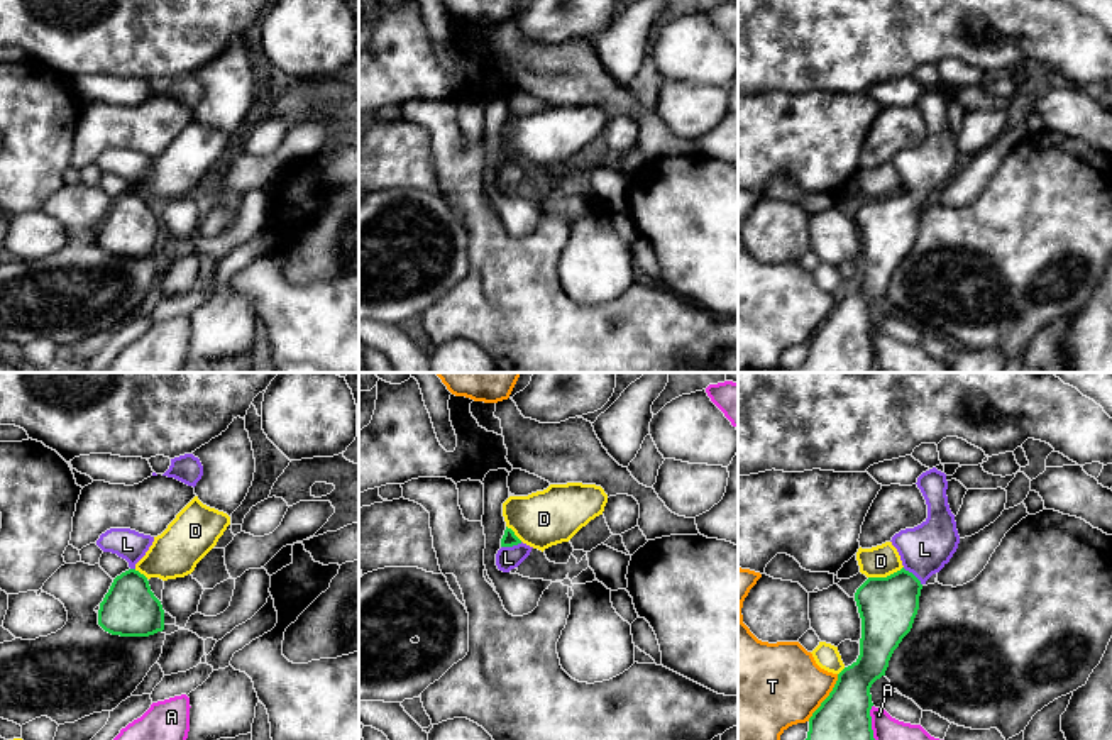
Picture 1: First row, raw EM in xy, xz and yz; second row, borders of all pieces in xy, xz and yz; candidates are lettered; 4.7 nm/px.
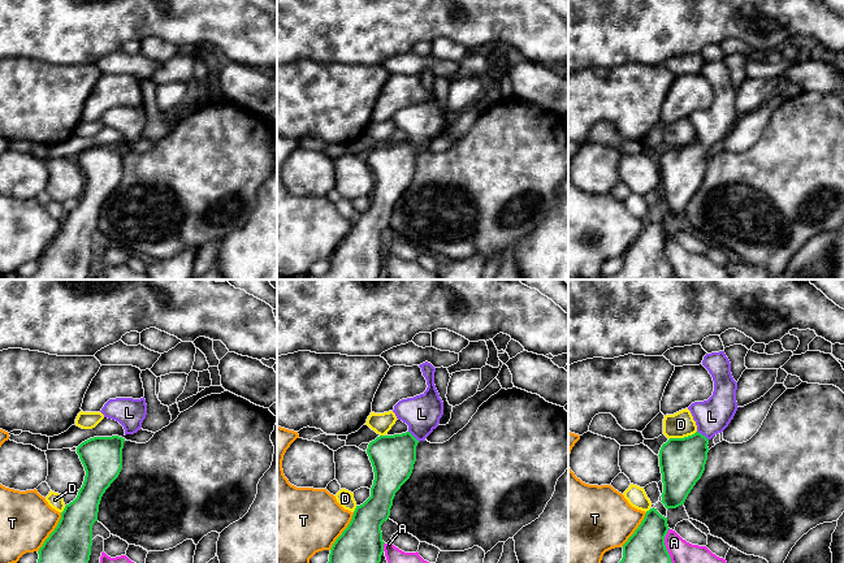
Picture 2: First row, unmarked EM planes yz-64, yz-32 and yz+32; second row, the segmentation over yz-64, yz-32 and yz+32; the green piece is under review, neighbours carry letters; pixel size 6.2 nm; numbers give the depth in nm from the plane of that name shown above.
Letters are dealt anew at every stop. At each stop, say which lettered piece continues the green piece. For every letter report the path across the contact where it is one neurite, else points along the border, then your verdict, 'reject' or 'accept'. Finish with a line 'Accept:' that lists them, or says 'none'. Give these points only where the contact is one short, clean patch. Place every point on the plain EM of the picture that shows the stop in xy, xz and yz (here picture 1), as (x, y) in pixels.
A: reject
D: reject
L: across xz (510, 160), (511, 166), (508, 178) | accept
T: reject
Accept: L

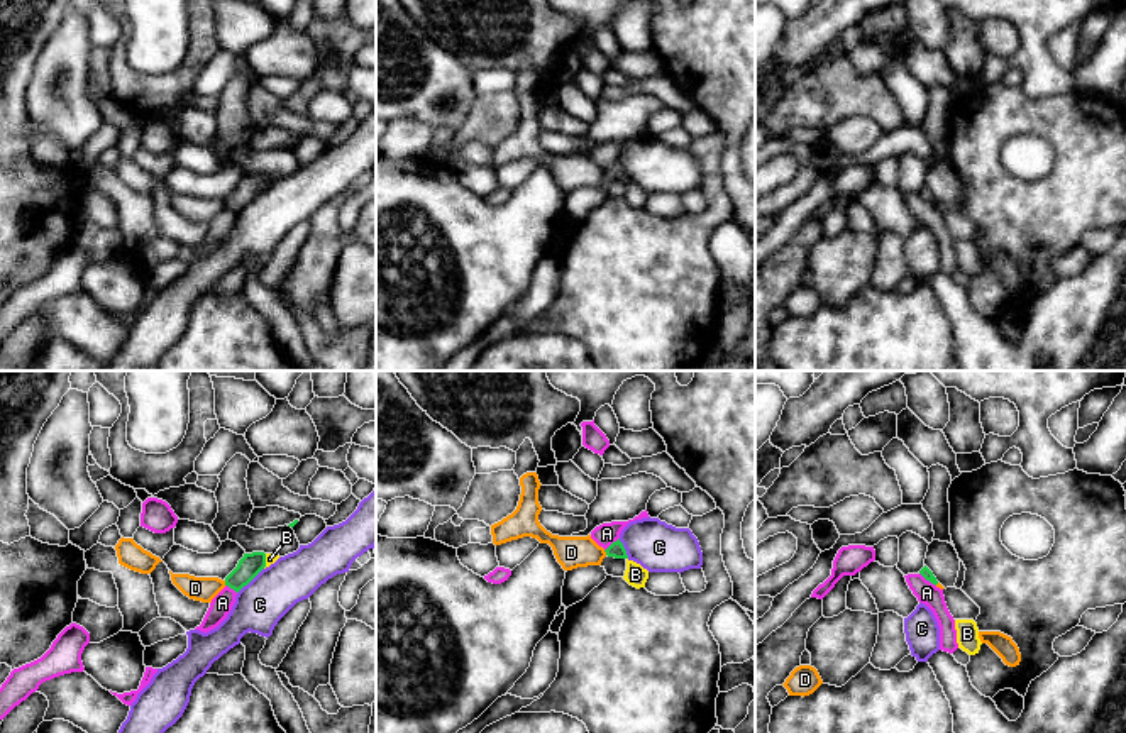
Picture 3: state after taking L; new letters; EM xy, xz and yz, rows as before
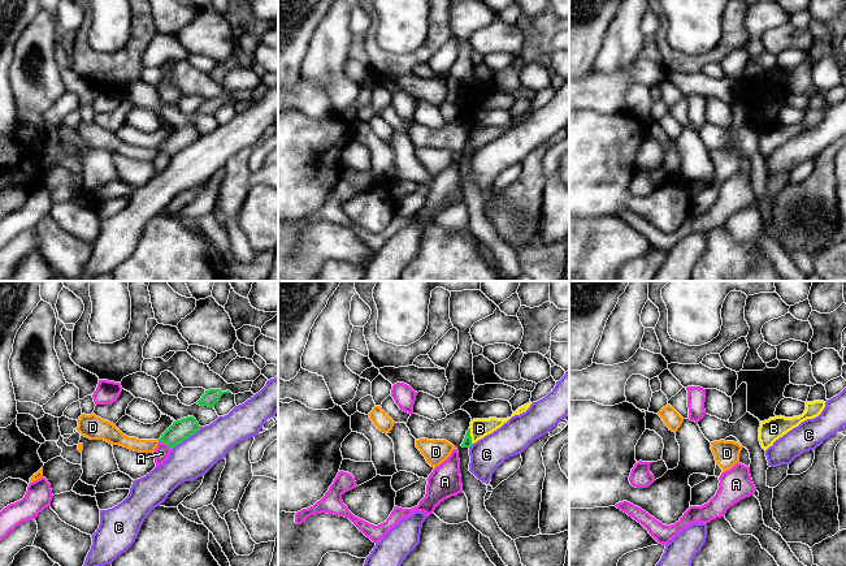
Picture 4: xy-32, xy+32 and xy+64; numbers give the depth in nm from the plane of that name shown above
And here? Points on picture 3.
A: along yz (920, 193), (935, 207) | reject
B: along xy (266, 175), (263, 188) | reject
C: reject
D: along xy (224, 202), (226, 205) | reject
Accept: none

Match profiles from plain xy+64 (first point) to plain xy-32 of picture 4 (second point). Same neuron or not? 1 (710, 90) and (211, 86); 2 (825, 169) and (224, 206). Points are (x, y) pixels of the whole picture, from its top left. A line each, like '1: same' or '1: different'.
1: different
2: same

